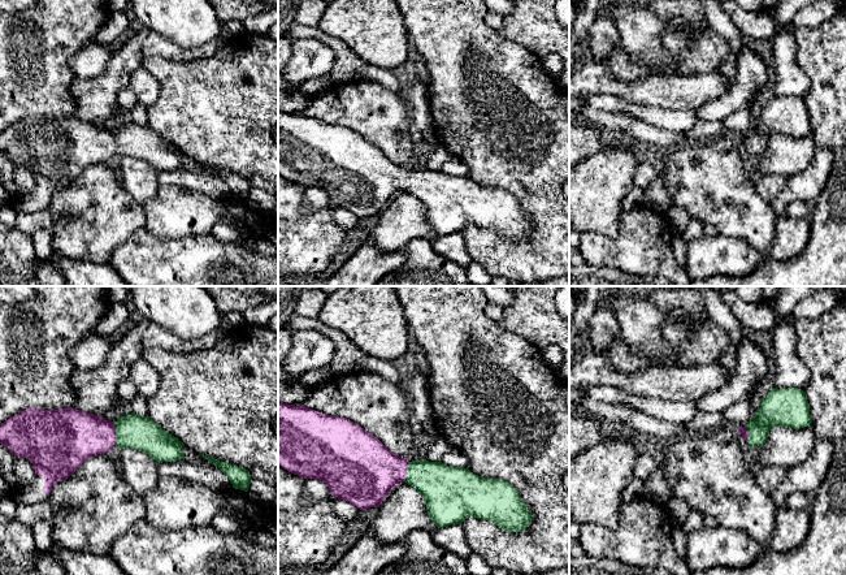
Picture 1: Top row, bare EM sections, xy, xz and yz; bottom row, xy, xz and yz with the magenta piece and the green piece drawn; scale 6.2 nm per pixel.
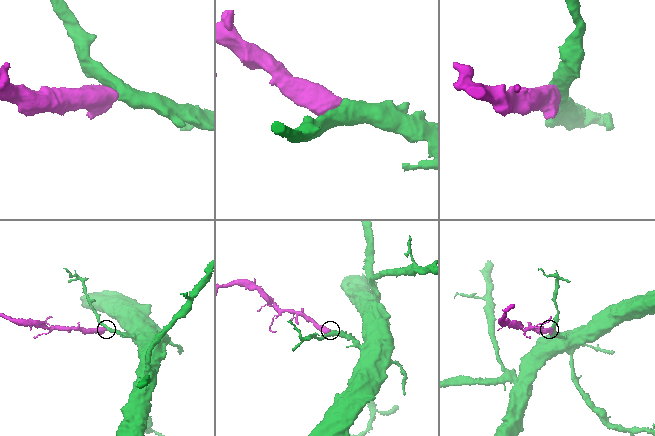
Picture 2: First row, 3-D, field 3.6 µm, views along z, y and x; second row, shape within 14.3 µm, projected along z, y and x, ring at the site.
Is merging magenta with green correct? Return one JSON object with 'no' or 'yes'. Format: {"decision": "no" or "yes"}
{"decision": "yes"}

